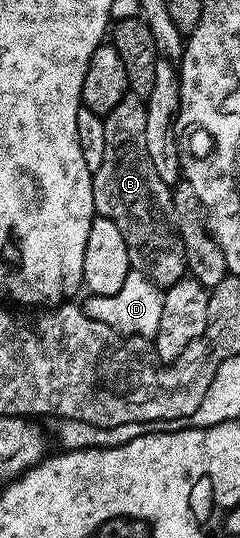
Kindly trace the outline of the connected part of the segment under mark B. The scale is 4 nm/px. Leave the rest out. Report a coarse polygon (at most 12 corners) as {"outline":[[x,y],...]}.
{"outline":[[145,99],[104,115],[93,208],[132,269],[168,288],[187,269],[173,191],[147,152]]}

